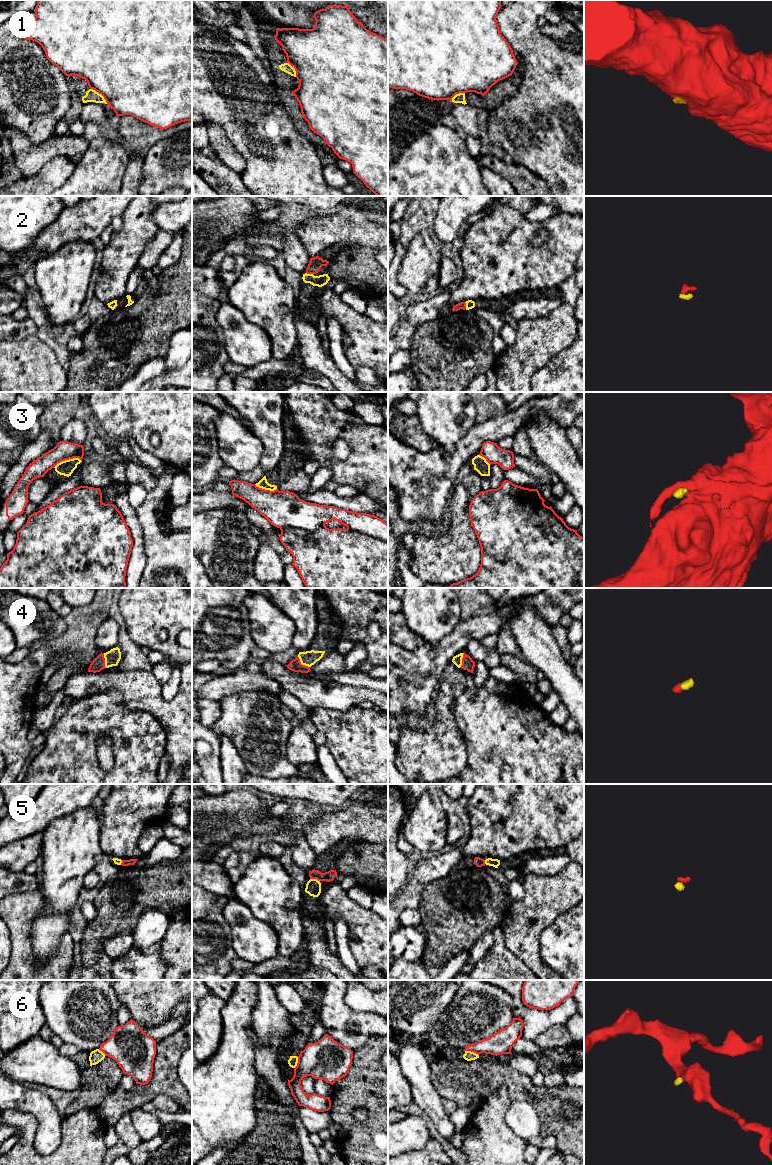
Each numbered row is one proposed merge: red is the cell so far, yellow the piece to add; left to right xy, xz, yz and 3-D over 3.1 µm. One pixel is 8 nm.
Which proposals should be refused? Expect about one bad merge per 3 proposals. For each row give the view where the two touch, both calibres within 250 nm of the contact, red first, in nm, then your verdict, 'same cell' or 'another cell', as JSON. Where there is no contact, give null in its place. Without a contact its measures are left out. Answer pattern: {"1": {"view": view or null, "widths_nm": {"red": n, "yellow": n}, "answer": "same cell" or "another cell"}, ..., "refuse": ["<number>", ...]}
{"1": {"view": "xy", "widths_nm": {"red": 500, "yellow": 100}, "answer": "another cell"}, "2": {"view": "xz", "widths_nm": {"red": 110, "yellow": 90}, "answer": "same cell"}, "3": {"view": "xy", "widths_nm": {"red": 150, "yellow": 120}, "answer": "another cell"}, "4": {"view": "xz", "widths_nm": {"red": 100, "yellow": 120}, "answer": "same cell"}, "5": {"view": "xz", "widths_nm": {"red": 80, "yellow": 130}, "answer": "same cell"}, "6": {"view": "yz", "widths_nm": {"red": 180, "yellow": 70}, "answer": "another cell"}, "refuse": ["1", "3", "6"]}

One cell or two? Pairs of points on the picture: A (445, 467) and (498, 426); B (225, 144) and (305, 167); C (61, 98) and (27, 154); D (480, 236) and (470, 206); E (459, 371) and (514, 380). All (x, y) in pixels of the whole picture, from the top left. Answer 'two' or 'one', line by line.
A: one
B: two
C: two
D: two
E: two

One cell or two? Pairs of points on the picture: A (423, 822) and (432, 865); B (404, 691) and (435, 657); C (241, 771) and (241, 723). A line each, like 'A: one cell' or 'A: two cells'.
A: two cells
B: one cell
C: two cells

